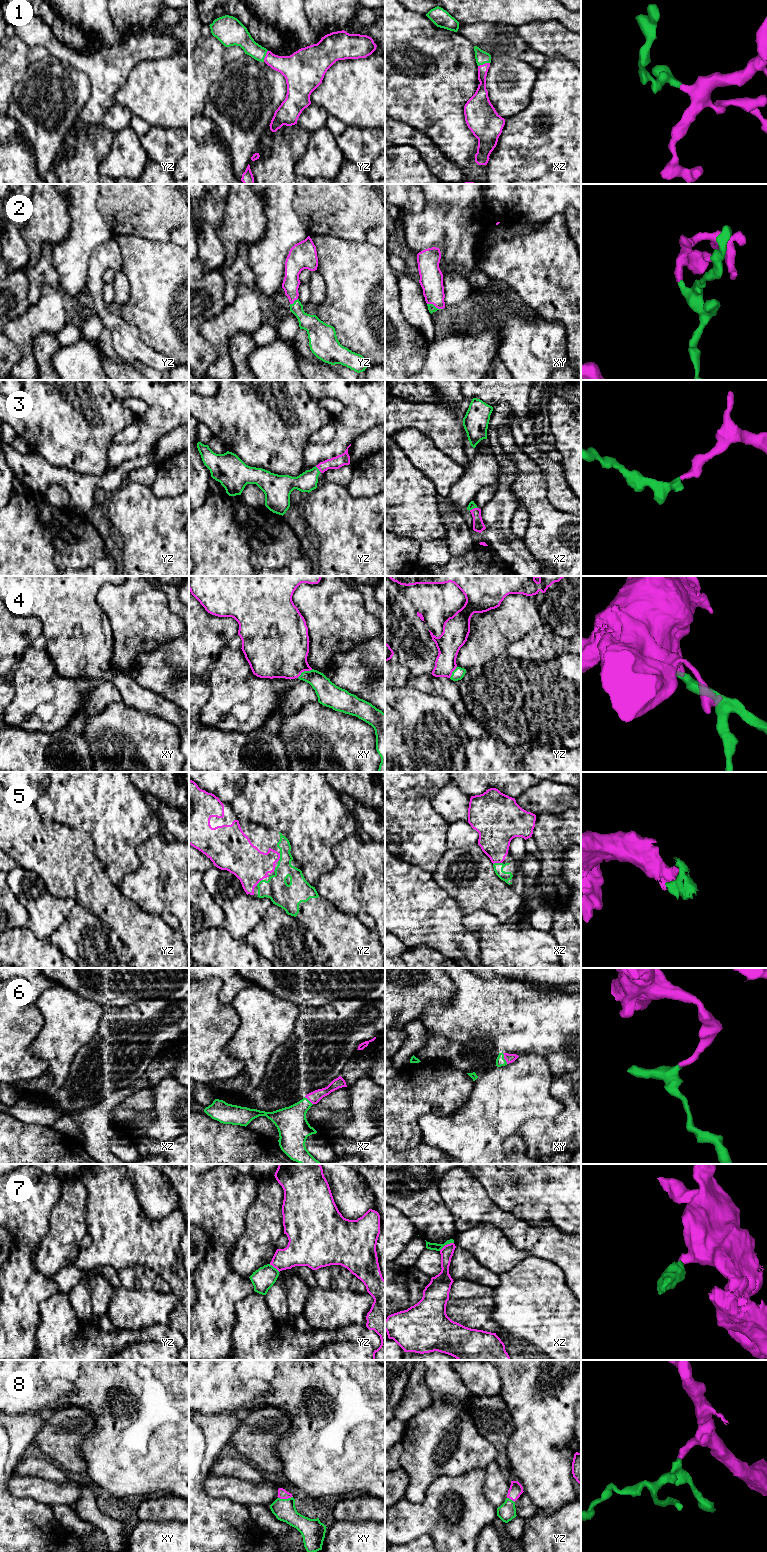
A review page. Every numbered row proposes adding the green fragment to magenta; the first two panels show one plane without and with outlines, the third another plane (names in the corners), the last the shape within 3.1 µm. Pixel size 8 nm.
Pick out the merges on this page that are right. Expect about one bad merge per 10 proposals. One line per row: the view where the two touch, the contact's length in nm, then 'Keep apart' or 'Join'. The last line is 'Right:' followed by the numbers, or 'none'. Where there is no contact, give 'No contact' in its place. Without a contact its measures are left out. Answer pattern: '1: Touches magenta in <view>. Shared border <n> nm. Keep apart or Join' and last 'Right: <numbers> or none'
1: Touches magenta in xz. Shared border 100 nm. Join
2: Touches magenta in xy. Shared border 130 nm. Join
3: Touches magenta in xz. Shared border 80 nm. Join
4: Touches magenta in xy. Shared border 140 nm. Join
5: Touches magenta in yz. Shared border 80 nm. Join
6: Touches magenta in xy. Shared border 100 nm. Join
7: Touches magenta in xz. Shared border 140 nm. Keep apart
8: Touches magenta in xy. Shared border 120 nm. Join
Right: 1, 2, 3, 4, 5, 6, 8

